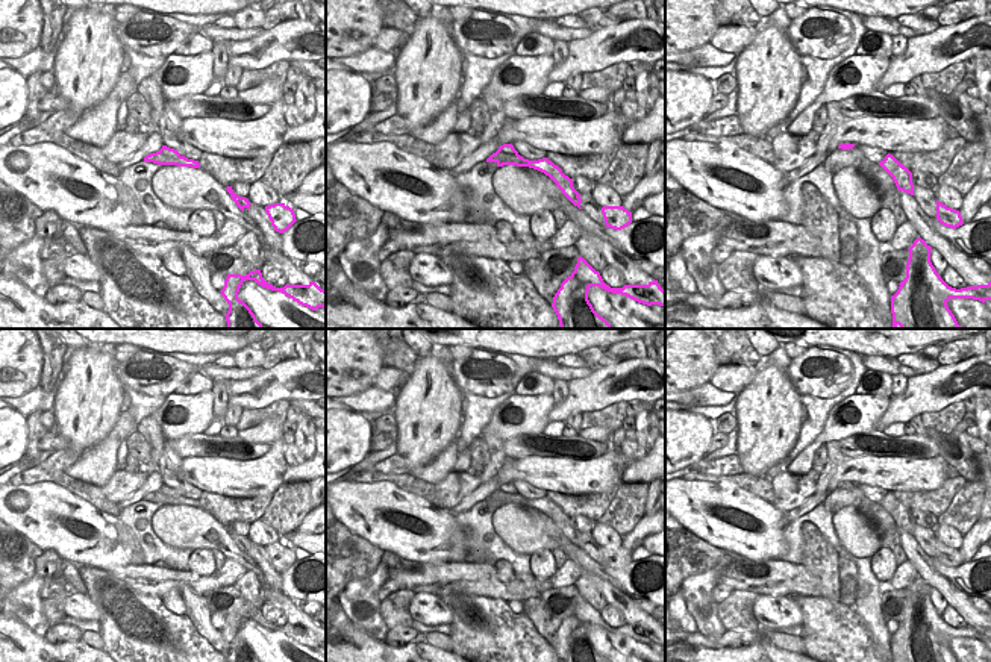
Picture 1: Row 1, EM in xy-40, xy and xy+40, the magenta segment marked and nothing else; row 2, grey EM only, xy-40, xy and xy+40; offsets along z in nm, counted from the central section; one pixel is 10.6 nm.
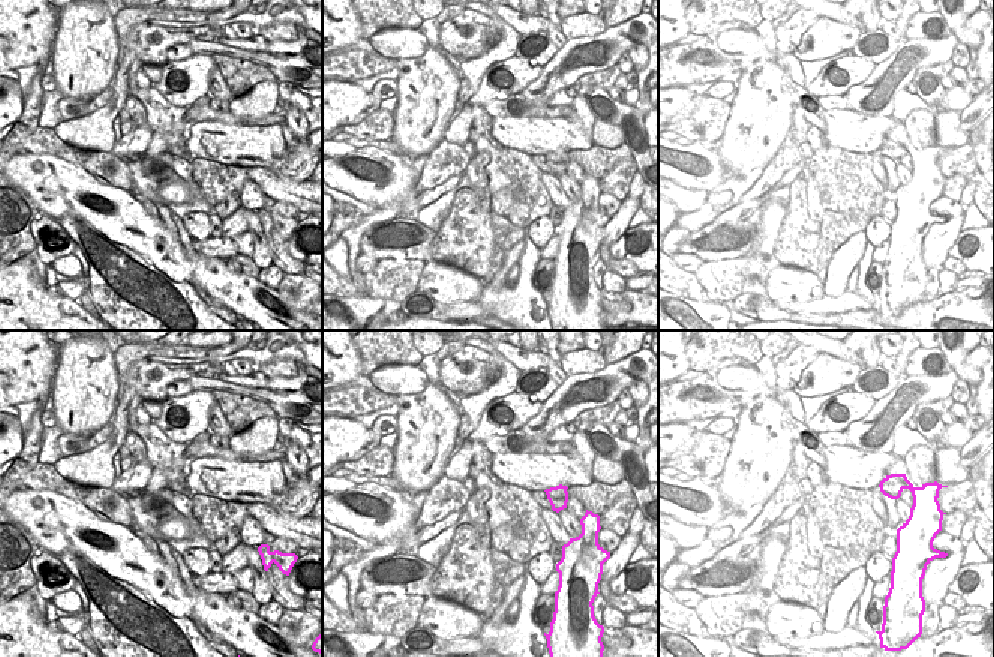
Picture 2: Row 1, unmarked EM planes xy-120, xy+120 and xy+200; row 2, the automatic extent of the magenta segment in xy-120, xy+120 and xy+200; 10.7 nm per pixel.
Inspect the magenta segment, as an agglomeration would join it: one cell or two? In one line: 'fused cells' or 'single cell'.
single cell

